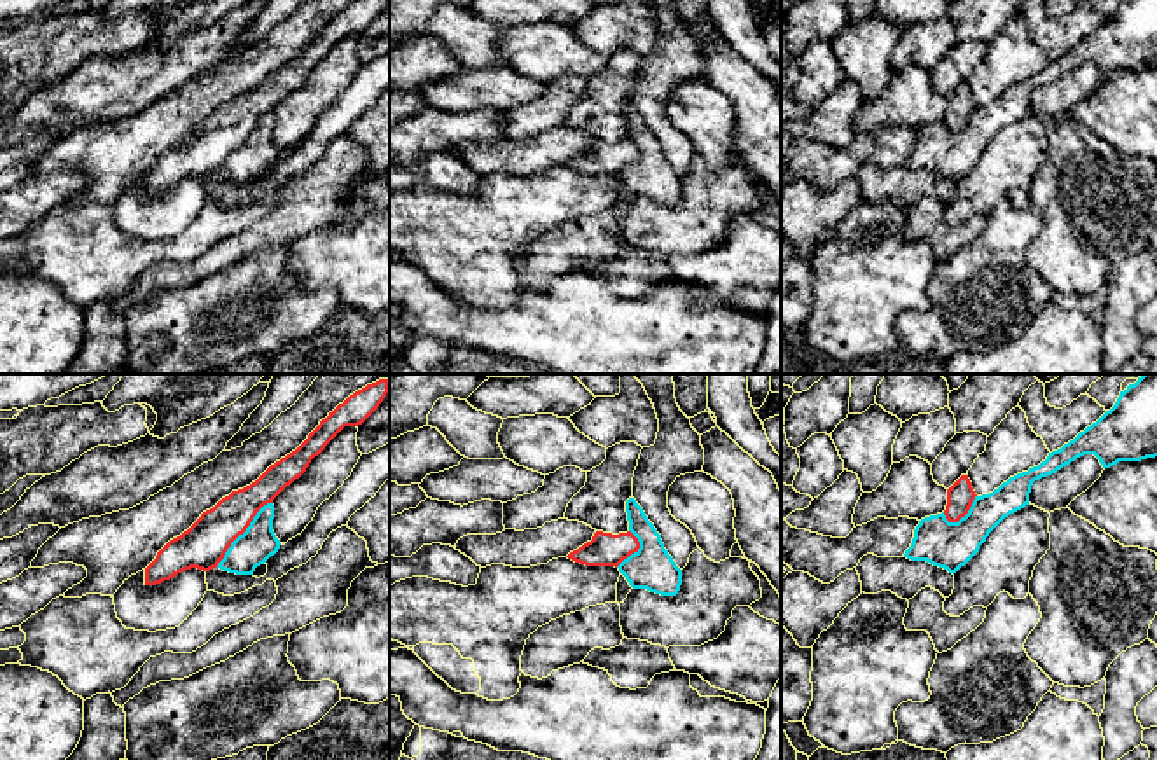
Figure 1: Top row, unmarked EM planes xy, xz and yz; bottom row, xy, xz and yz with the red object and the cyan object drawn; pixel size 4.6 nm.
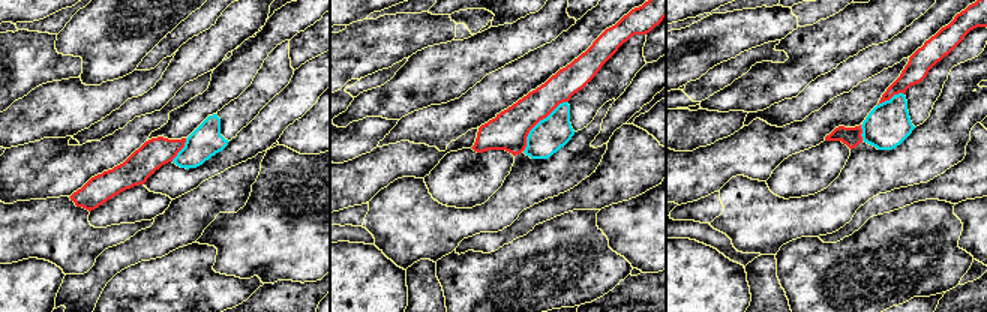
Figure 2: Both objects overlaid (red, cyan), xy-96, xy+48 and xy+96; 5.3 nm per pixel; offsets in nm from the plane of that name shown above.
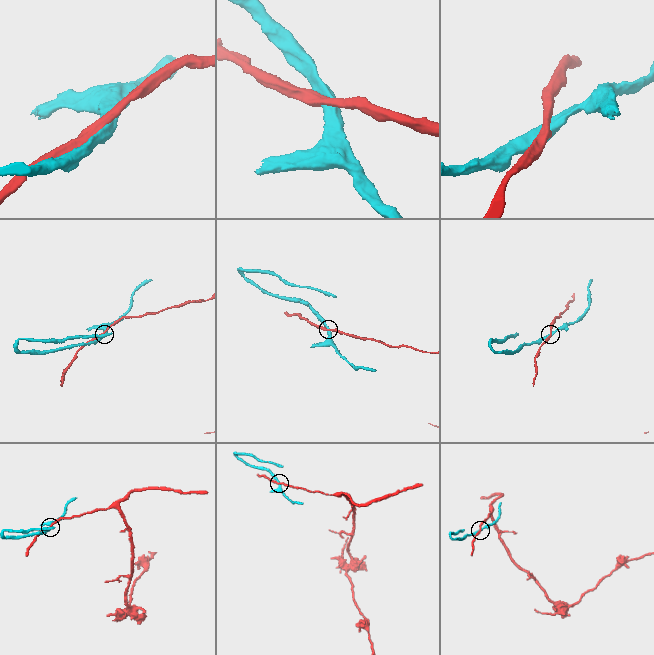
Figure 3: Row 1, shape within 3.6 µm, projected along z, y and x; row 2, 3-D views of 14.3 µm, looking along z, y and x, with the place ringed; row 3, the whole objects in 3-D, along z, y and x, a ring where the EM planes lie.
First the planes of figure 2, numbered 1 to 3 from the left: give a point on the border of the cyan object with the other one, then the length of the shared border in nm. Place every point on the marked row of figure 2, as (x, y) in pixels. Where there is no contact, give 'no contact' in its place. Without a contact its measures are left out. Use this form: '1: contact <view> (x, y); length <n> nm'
1: contact xy-96 (180, 149); length 150 nm
2: contact xy+48 (539, 120); length 360 nm
3: contact xy+96 (890, 98); length 160 nm

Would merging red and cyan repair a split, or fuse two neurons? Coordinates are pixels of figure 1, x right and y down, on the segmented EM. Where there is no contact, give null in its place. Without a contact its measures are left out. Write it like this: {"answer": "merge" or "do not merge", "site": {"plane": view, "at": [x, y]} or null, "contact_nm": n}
{"answer": "do not merge", "site": {"plane": "xy", "at": [242, 533]}, "contact_nm": 400}

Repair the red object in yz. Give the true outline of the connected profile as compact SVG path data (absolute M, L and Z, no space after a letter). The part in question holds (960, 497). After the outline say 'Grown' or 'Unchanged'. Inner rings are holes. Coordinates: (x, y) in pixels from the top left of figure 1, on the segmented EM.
M961 475L949 489L947 489L947 505L944 515L949 522L958 522L965 517L975 500L975 491L968 475Z. Unchanged

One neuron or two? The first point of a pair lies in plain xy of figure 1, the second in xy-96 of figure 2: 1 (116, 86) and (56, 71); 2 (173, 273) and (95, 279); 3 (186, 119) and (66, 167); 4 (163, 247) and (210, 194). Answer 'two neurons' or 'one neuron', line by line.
1: two neurons
2: one neuron
3: one neuron
4: two neurons

